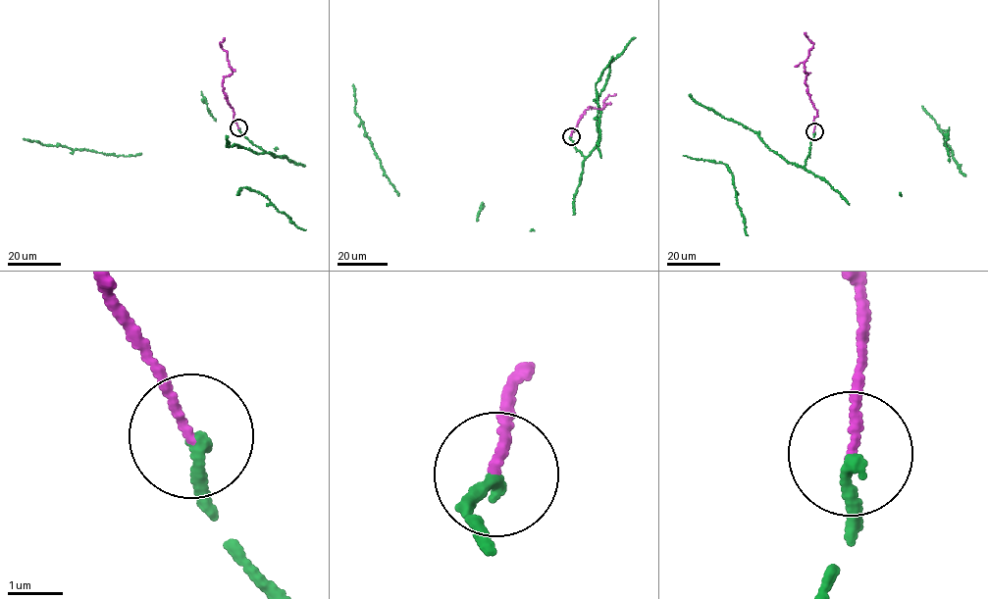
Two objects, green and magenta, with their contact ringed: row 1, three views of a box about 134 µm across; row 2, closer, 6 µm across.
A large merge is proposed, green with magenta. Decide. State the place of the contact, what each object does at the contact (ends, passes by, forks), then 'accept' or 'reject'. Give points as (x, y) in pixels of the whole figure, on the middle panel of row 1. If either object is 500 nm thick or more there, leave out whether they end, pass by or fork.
at (571, 136); green ends there; magenta ends there; accept

